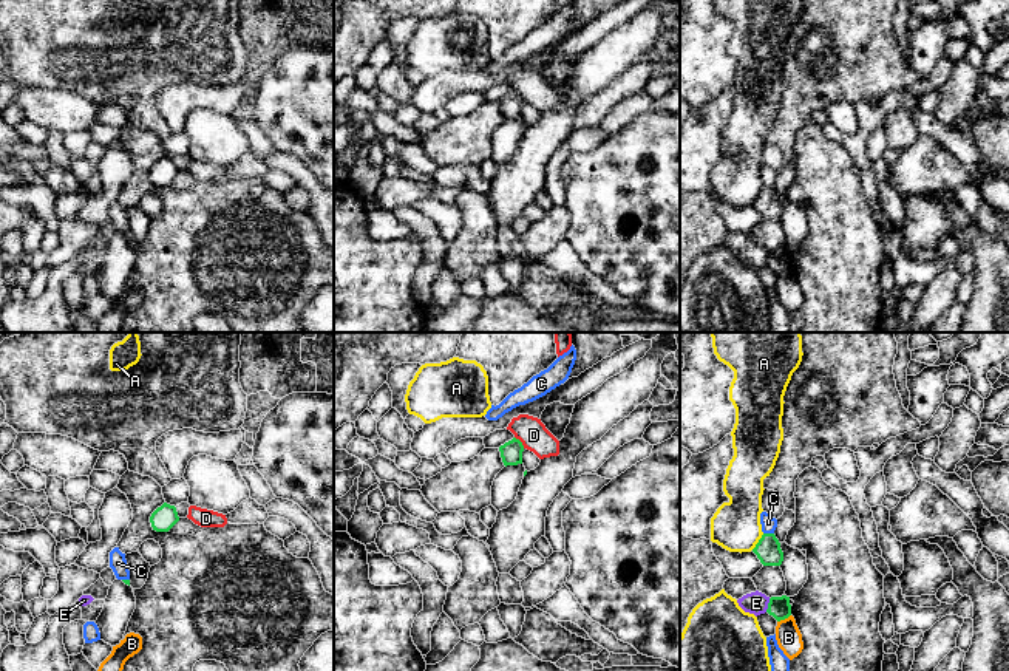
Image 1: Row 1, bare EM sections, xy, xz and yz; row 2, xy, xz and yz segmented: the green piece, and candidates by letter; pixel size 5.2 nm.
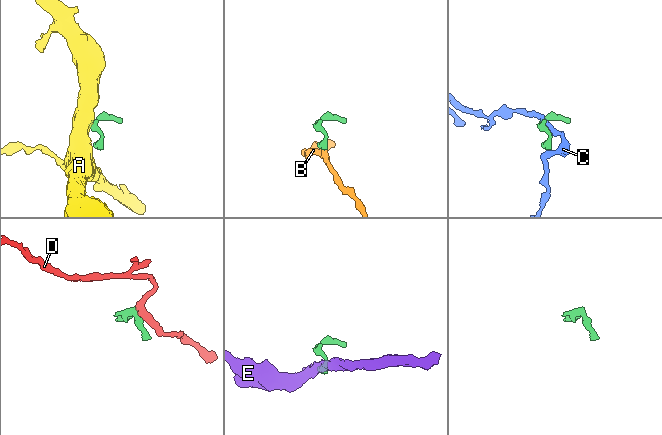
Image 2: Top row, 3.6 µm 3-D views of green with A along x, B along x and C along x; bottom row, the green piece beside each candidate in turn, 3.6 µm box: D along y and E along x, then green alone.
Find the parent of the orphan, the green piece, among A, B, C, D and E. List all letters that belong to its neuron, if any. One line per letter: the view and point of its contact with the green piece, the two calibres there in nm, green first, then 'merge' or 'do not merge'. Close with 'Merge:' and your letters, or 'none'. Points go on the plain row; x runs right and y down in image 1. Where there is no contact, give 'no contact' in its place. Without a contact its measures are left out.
A: yz (759, 195) | 130/260 nm | do not merge
B: yz (784, 272) | 110/130 nm | do not merge
C: yz (768, 187) | 130/80 nm | do not merge
D: xz (521, 96) | 110/150 nm | do not merge
E: yz (768, 258) | 110/120 nm | do not merge
Merge: none

